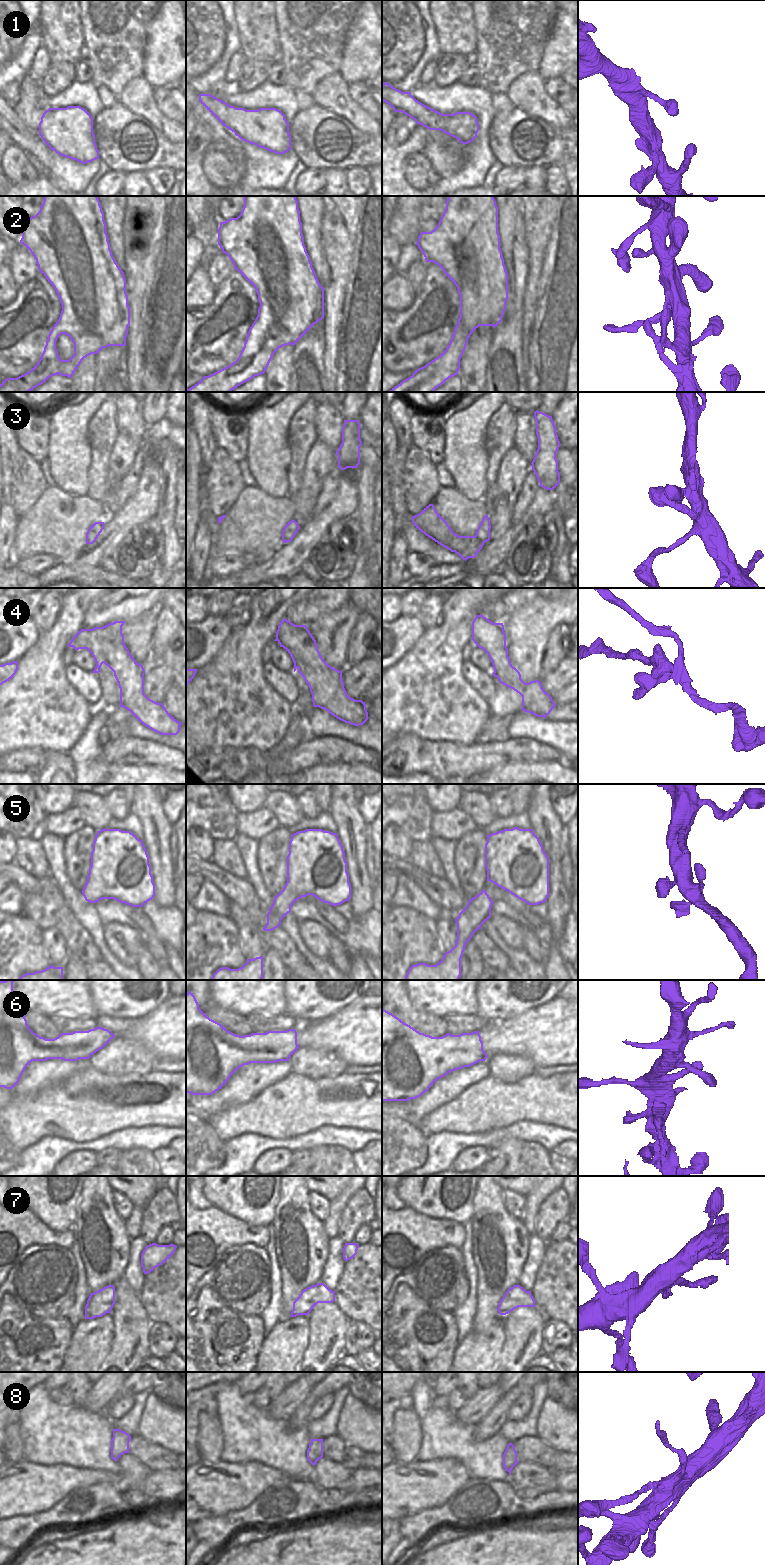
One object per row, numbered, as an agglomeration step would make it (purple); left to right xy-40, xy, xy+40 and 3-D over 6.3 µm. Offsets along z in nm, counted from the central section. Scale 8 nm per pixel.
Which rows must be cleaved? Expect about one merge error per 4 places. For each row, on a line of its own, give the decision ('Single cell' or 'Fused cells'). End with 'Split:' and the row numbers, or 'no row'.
1: Single cell
2: Single cell
3: Single cell
4: Fused cells
5: Single cell
6: Single cell
7: Single cell
8: Fused cells
Split: 4, 8

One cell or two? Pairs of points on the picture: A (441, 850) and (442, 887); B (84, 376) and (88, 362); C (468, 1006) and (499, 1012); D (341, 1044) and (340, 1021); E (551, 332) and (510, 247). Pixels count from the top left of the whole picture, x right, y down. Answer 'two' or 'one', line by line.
A: two
B: one
C: two
D: one
E: two

